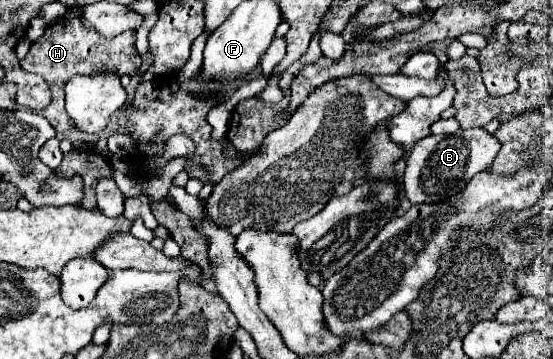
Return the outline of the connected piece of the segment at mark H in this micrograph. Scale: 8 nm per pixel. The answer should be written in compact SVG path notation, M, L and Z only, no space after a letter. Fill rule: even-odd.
M61 18L55 24L49 24L39 40L35 40L23 60L19 60L21 68L27 72L35 72L43 76L49 82L49 88L53 92L51 104L45 108L45 118L51 122L51 126L57 132L69 132L67 126L67 114L65 114L65 96L63 88L65 82L75 74L95 74L99 70L115 72L117 76L129 74L135 76L141 66L141 56L135 48L135 32L127 30L115 38L101 36L85 18Z

